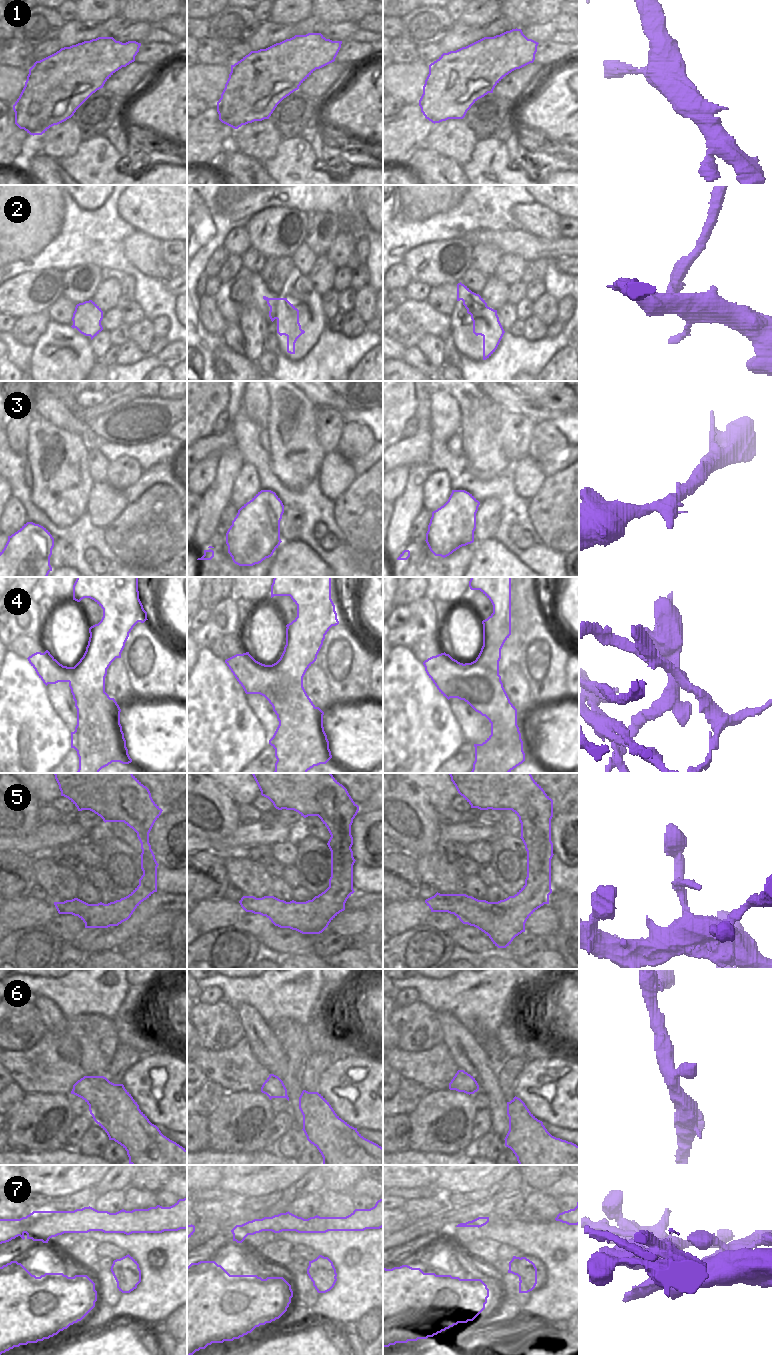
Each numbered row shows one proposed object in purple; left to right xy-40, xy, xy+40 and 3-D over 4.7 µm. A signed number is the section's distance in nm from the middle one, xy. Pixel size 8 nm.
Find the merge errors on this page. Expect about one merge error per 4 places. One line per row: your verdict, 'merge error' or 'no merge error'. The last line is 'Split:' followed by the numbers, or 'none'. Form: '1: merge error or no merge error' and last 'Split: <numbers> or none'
1: no merge error
2: merge error
3: no merge error
4: merge error
5: no merge error
6: no merge error
7: merge error
Split: 2, 4, 7

